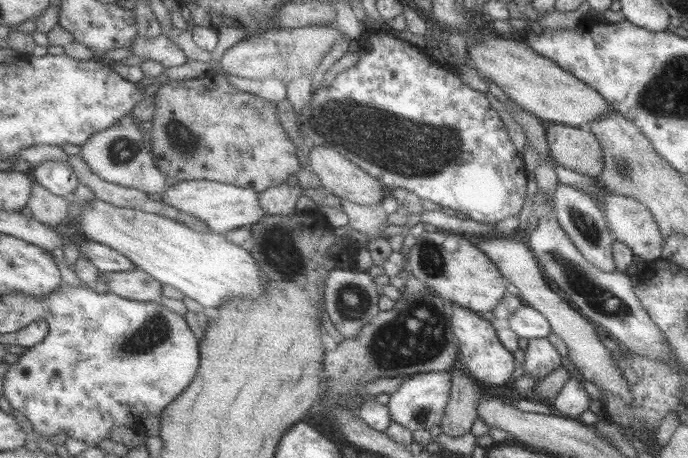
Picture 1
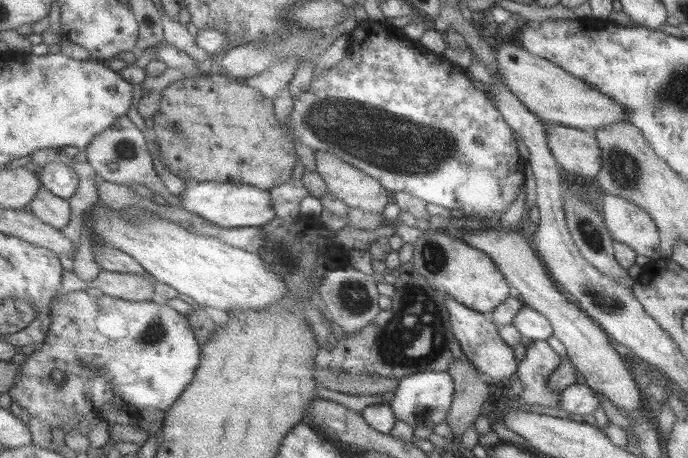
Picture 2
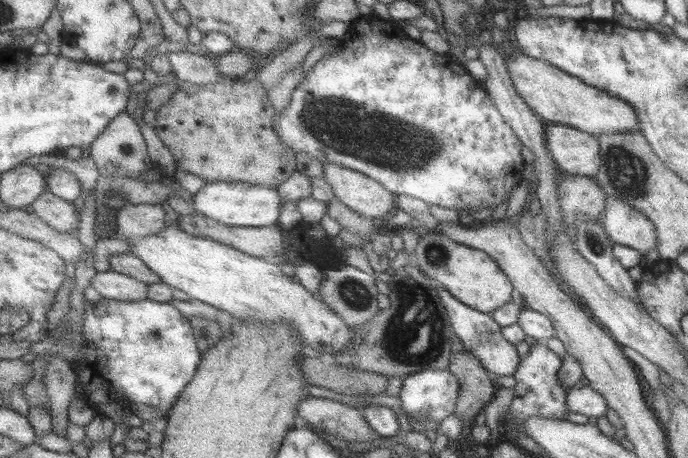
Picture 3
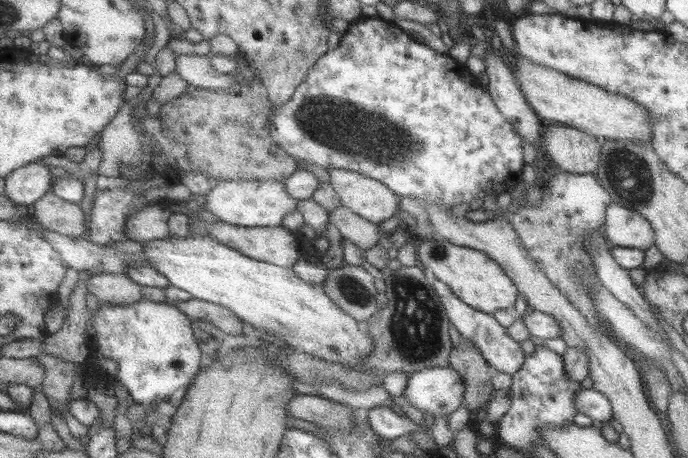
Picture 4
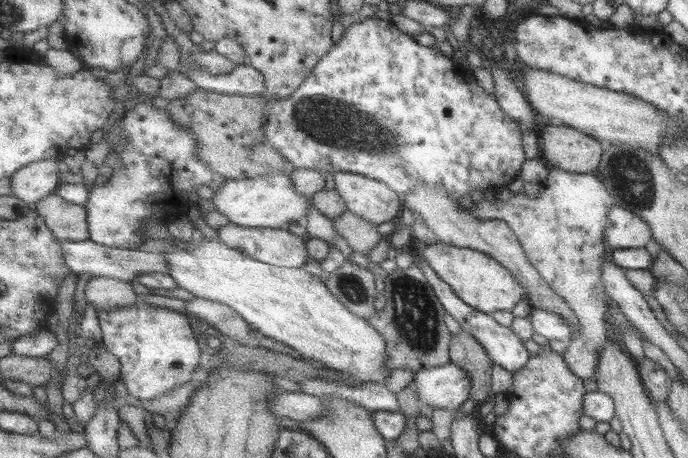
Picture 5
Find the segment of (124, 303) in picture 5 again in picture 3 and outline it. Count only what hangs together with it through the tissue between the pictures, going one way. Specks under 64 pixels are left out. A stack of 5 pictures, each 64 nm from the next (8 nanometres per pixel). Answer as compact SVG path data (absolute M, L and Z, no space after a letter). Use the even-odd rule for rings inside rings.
M111 269L98 272L93 279L92 288L102 297L129 302L147 299L150 291L147 282Z

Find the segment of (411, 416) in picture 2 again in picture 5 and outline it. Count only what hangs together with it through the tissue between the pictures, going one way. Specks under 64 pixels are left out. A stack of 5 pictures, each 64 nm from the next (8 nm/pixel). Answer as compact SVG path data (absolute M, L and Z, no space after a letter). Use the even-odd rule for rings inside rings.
M453 363L417 371L413 382L425 405L454 412L469 400L474 387L467 371Z

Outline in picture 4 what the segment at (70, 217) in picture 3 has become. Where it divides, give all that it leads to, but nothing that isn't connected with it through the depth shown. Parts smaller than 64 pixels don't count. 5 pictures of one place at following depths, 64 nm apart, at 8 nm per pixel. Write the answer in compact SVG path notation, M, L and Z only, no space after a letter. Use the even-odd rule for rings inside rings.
M54 192L47 193L34 204L34 216L47 228L72 237L82 236L87 226L79 203L65 200Z

